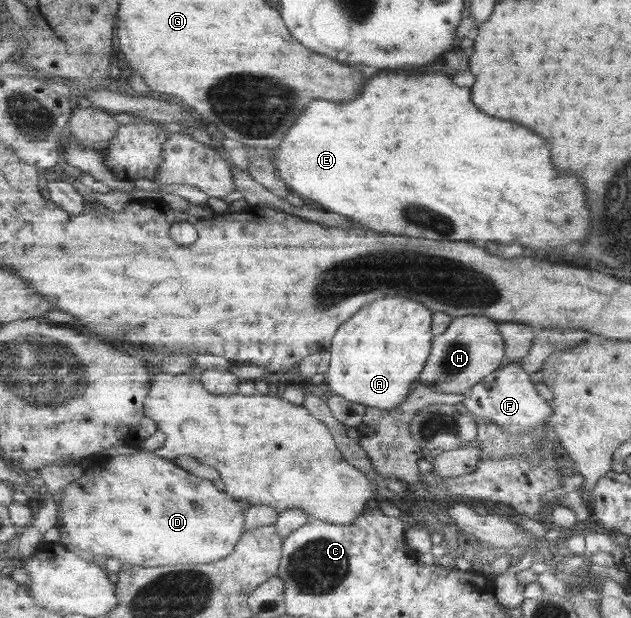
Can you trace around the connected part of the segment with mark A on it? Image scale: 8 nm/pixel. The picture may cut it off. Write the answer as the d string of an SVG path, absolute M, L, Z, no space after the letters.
M387 296L363 308L336 335L326 383L337 395L368 407L395 410L418 386L434 350L434 314L429 306L406 296Z

